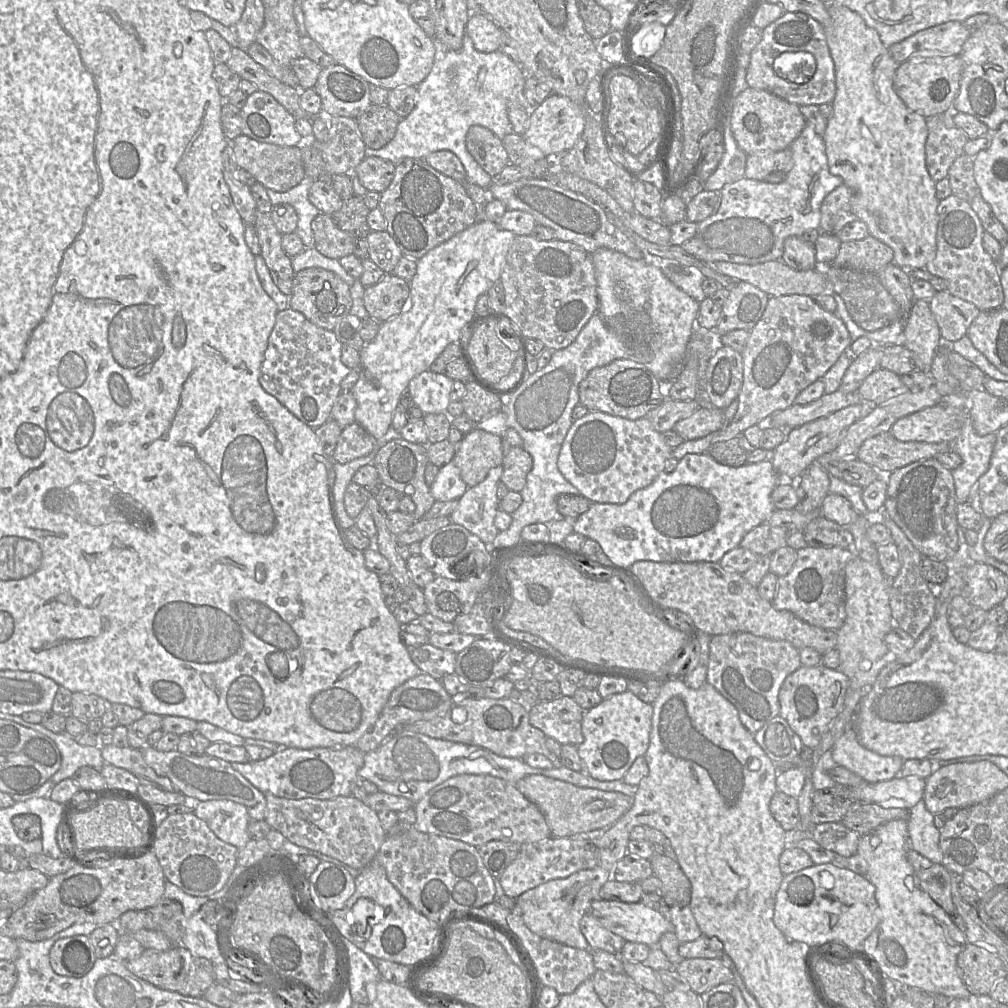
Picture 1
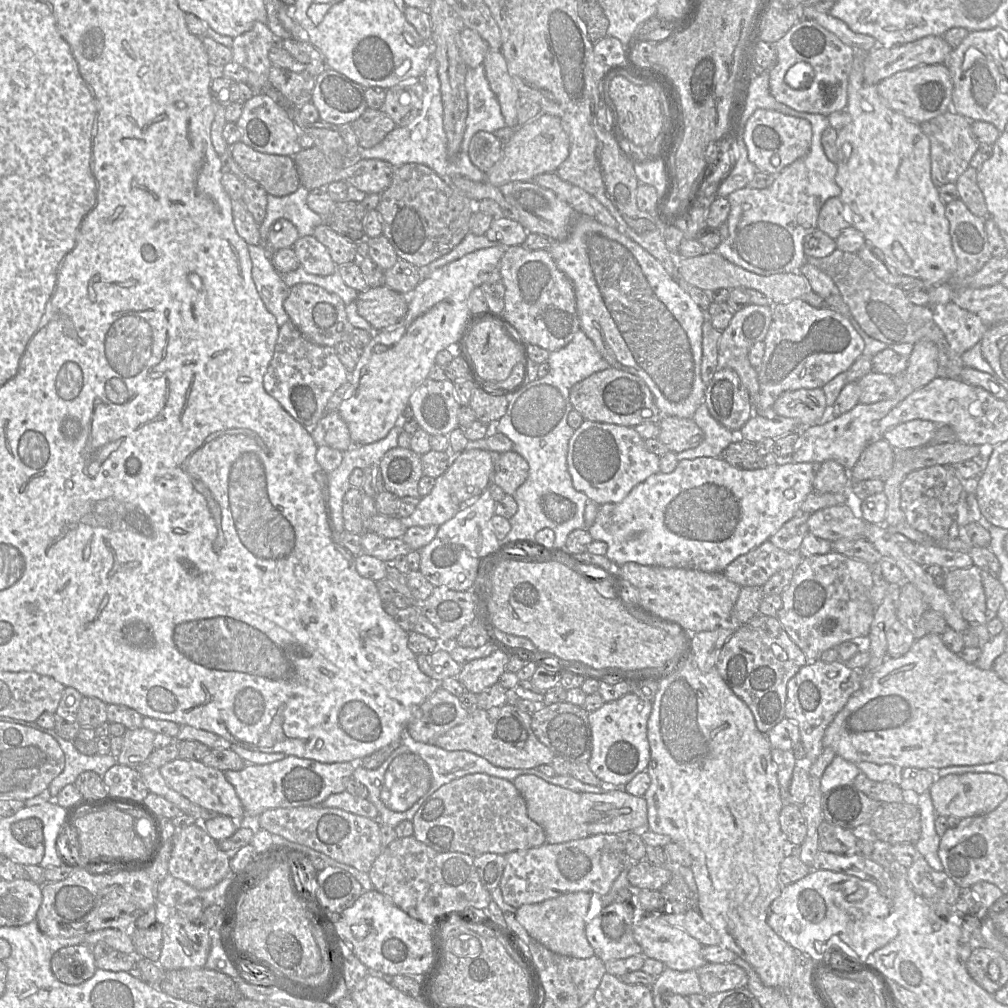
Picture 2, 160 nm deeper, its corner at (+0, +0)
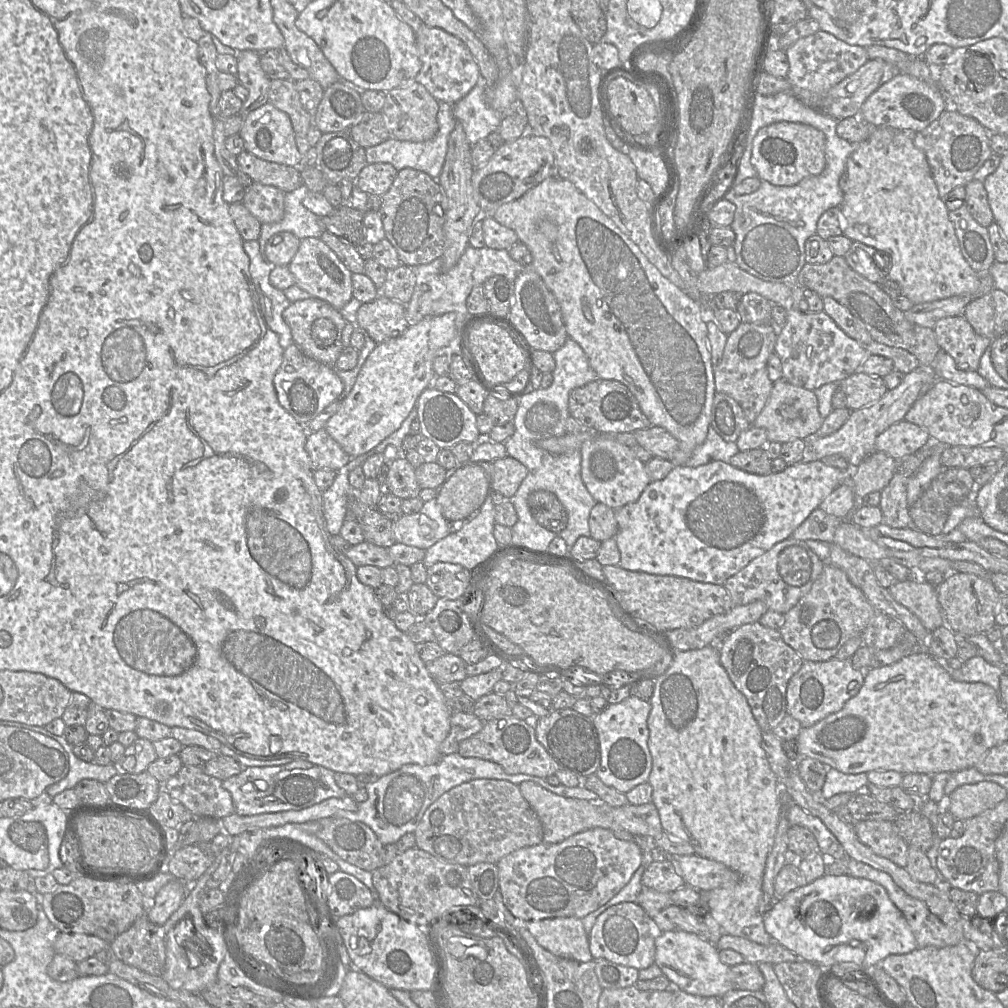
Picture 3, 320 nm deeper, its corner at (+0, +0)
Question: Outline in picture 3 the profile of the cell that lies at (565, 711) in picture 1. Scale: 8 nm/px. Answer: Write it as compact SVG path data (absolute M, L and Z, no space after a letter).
M572 708L557 709L540 717L534 727L538 741L543 745L560 768L578 777L595 774L601 762L600 740L593 717L585 716Z

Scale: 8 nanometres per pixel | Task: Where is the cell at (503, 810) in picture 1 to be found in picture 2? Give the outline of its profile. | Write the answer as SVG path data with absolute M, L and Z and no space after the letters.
M474 773L452 780L433 792L419 807L413 819L413 836L438 852L461 852L477 857L484 853L505 855L546 843L544 829L527 813L527 804L515 785L506 779Z

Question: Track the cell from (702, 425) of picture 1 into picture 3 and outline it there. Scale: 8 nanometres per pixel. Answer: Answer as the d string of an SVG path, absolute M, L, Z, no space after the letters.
M651 426L633 433L637 443L649 451L653 457L670 461L678 449L677 439L662 427Z

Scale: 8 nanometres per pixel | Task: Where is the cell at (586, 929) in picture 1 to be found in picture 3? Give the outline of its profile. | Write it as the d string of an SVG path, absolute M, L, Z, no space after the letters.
M622 902L597 917L588 934L589 949L593 959L606 959L641 970L655 963L655 940L662 933L637 902Z

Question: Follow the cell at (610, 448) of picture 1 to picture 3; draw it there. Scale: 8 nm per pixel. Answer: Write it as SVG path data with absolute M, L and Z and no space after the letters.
M597 435L586 440L580 449L581 477L591 496L612 509L635 502L651 482L644 462L628 447L615 439L614 435Z

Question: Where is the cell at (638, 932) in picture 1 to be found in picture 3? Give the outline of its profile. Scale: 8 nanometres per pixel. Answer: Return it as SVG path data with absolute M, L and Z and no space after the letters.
M663 932L655 940L655 964L676 988L691 995L721 998L734 990L730 967L721 962L717 947L692 933Z

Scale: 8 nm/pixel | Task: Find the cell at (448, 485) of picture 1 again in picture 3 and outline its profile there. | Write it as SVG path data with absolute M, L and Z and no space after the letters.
M436 499L424 502L421 510L401 515L393 522L396 542L427 550L450 533L450 523L444 518Z

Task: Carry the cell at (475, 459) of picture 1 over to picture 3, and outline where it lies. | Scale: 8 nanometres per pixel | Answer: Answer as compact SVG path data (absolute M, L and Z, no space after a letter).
M465 462L447 470L436 501L448 522L466 519L478 510L489 494L489 475L476 463Z

